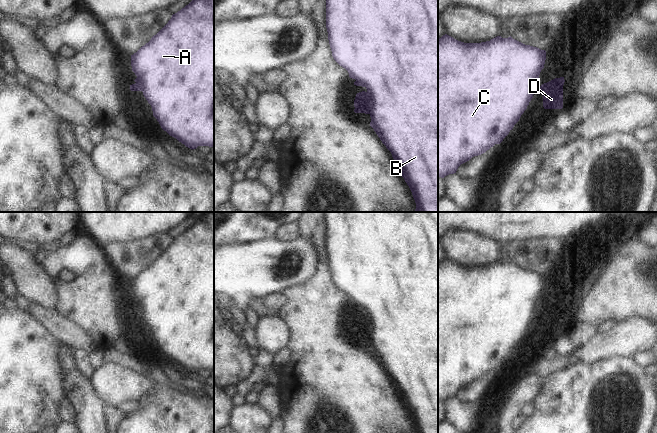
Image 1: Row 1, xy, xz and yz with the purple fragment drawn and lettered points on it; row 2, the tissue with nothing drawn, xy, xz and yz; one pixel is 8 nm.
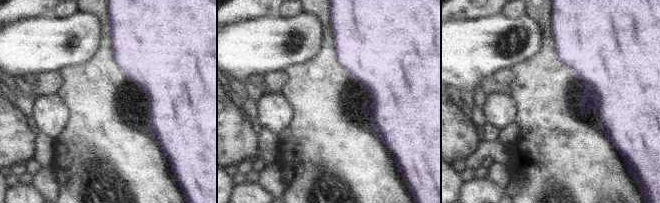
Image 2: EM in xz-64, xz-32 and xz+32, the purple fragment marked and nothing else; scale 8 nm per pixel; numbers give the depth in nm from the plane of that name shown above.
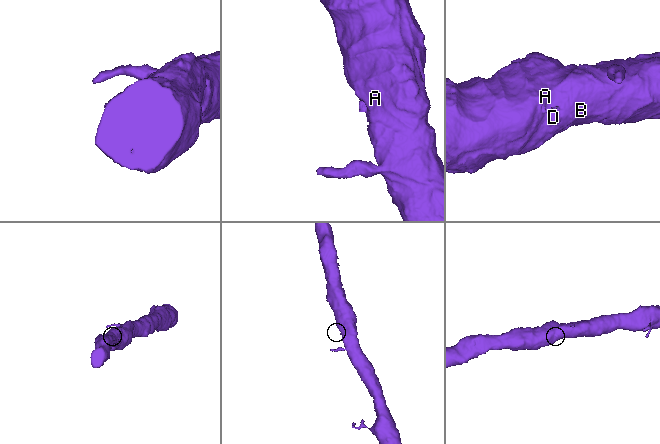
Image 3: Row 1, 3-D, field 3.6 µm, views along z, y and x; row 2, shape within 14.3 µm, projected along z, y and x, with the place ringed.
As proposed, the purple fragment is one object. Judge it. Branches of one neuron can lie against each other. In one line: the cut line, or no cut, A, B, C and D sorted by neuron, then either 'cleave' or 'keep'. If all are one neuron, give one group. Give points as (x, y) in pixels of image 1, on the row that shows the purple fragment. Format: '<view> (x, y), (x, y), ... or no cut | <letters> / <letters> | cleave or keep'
no cut | A B C D | keep

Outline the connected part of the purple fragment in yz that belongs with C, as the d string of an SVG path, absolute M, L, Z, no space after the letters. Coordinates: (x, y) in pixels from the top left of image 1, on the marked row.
M445 34L438 39L438 177L444 178L449 174L456 173L458 167L469 161L472 157L481 155L493 147L495 144L500 144L503 139L513 129L514 125L519 121L521 115L527 109L529 102L533 98L536 91L543 92L543 107L544 109L562 109L563 108L563 85L564 77L555 78L547 83L538 86L538 79L541 70L544 68L546 60L546 51L537 47L525 45L511 36L502 38L497 36L490 41L481 43L464 43Z

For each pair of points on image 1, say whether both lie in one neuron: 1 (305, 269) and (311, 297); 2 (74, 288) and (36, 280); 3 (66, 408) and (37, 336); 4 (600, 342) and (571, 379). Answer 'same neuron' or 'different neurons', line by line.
1: different neurons
2: different neurons
3: different neurons
4: different neurons

